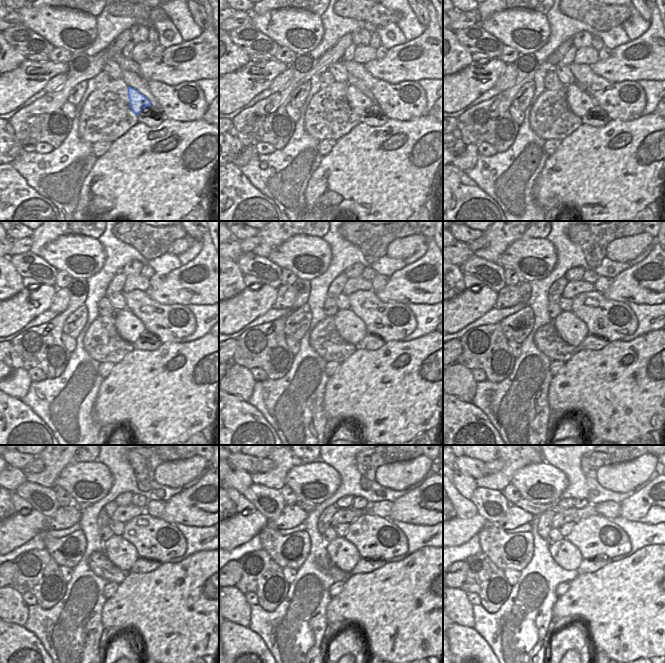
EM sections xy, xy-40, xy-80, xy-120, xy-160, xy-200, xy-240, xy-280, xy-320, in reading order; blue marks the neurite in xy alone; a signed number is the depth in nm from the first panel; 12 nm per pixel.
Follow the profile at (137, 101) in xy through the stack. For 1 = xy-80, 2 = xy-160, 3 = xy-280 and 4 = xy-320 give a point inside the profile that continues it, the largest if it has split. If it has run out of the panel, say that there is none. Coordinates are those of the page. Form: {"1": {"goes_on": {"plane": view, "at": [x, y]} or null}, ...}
{"1": {"goes_on": {"plane": "xy-80", "at": [580, 102]}}, "2": {"goes_on": {"plane": "xy-160", "at": [351, 328]}}, "3": {"goes_on": {"plane": "xy-280", "at": [344, 554]}}, "4": {"goes_on": {"plane": "xy-320", "at": [565, 554]}}}

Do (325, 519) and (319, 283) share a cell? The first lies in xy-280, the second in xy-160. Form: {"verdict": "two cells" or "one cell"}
{"verdict": "two cells"}

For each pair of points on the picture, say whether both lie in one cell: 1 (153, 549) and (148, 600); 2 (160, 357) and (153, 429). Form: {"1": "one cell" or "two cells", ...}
{"1": "two cells", "2": "one cell"}

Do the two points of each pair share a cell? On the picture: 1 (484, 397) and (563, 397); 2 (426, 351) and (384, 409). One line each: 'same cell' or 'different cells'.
1: different cells
2: same cell

